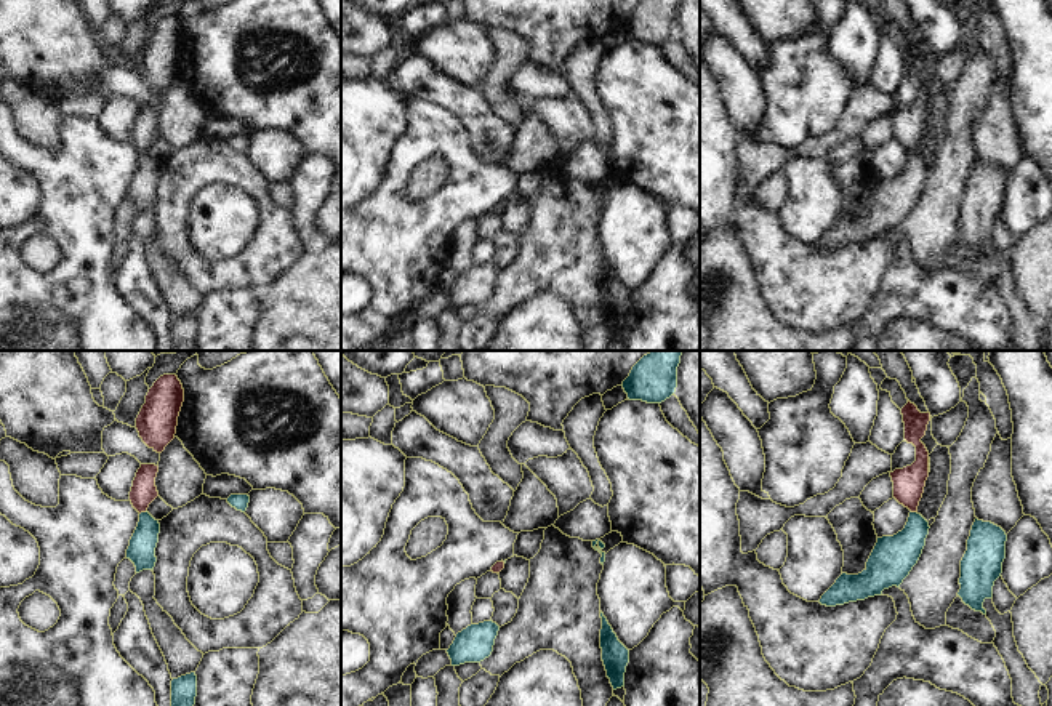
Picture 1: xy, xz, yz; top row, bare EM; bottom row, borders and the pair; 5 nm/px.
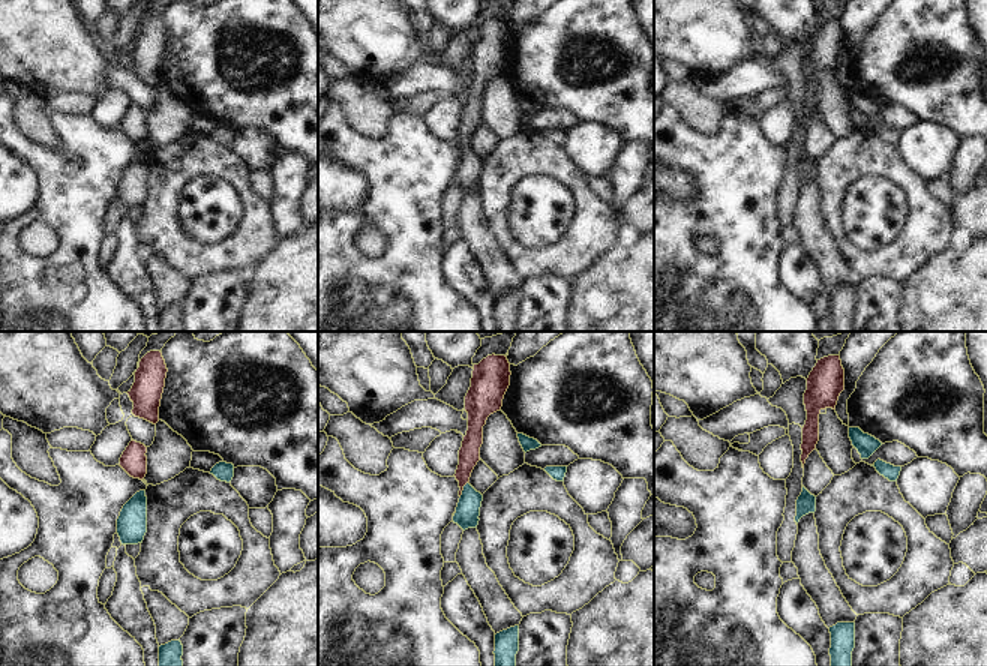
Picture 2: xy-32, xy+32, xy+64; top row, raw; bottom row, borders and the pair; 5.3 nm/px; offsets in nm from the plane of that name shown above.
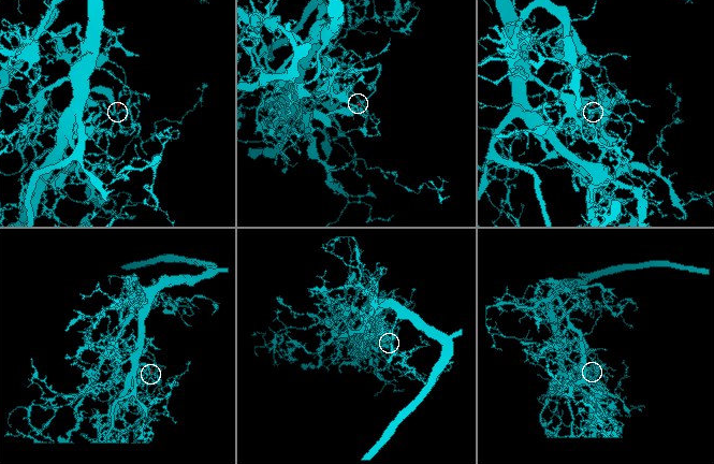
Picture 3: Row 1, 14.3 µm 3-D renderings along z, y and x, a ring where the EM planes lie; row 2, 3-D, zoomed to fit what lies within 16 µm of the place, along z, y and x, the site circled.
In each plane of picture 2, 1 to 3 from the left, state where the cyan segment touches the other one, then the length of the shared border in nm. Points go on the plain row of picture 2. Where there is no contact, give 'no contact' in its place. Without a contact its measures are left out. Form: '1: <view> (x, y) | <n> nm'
1: no contact
2: xy+32 (462, 153) | 90 nm
3: no contact

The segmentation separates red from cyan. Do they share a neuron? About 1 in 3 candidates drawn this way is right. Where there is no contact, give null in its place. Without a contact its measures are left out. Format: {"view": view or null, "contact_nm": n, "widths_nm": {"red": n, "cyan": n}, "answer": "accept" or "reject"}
{"view": "xy", "contact_nm": 50, "widths_nm": {"red": 130, "cyan": 140}, "answer": "accept"}

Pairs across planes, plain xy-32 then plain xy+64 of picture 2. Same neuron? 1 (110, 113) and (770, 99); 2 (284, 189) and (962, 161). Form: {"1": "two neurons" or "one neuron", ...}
{"1": "two neurons", "2": "one neuron"}

